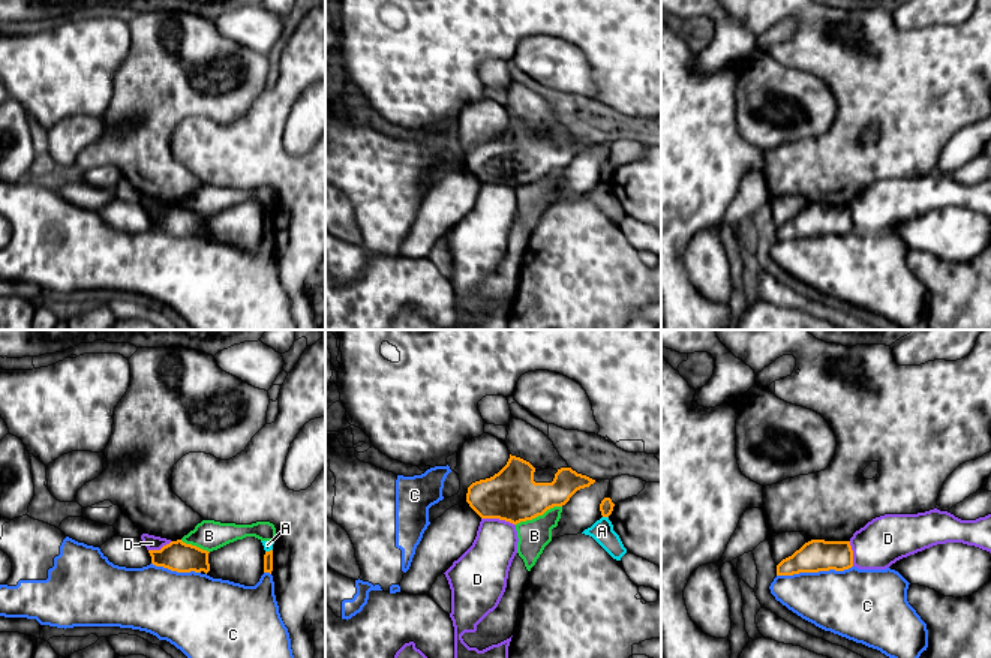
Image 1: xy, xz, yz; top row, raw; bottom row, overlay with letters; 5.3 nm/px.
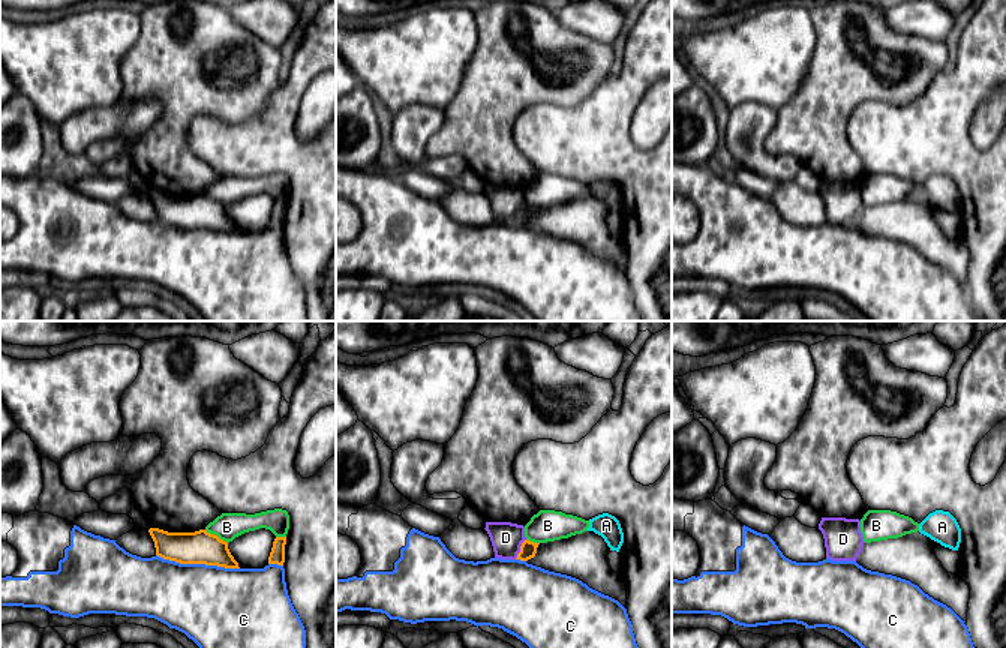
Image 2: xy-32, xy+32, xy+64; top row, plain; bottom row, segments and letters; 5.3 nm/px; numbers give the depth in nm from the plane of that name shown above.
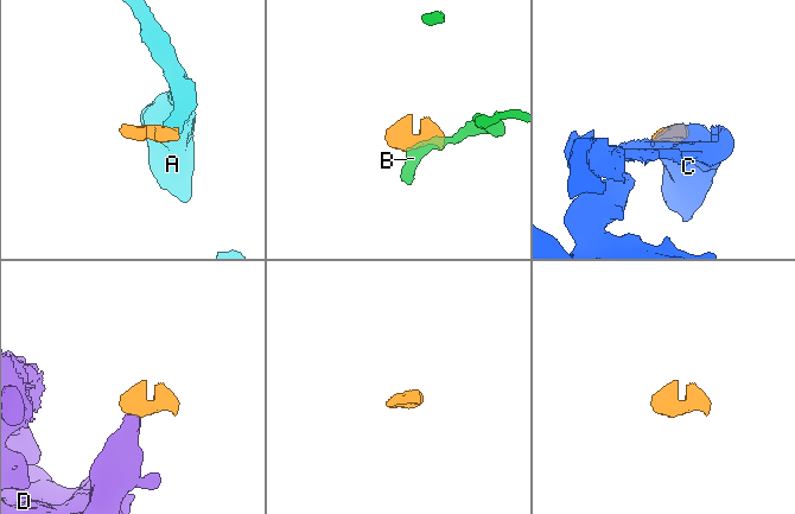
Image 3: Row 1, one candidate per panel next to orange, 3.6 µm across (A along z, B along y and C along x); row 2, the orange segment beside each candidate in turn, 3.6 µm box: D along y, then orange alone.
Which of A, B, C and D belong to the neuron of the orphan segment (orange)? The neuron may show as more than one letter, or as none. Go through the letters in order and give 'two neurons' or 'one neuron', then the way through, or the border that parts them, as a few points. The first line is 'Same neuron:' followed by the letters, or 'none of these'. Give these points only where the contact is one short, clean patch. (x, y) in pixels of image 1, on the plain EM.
Same neuron: none of these
A: two neurons; border along xz (603, 180), (607, 182)
B: two neurons
C: two neurons
D: two neurons; border along xz (482, 182), (498, 182), (514, 189)

